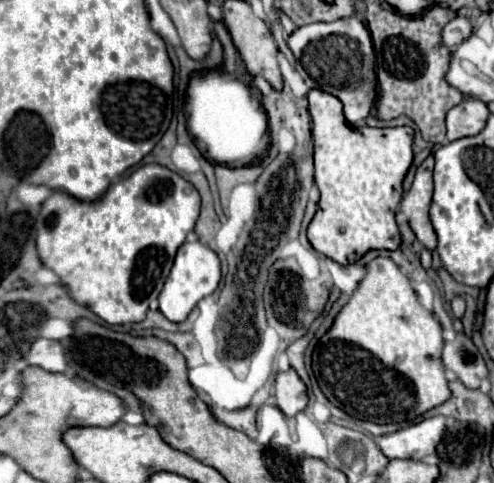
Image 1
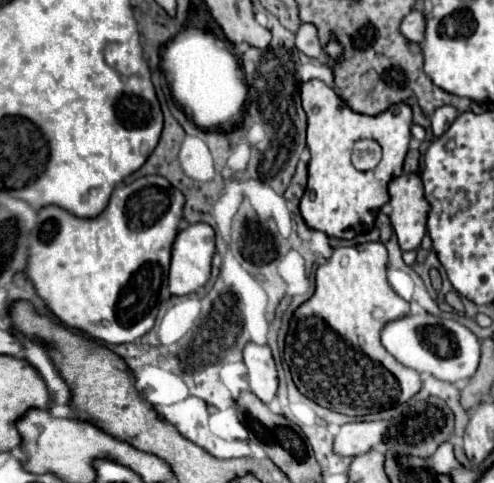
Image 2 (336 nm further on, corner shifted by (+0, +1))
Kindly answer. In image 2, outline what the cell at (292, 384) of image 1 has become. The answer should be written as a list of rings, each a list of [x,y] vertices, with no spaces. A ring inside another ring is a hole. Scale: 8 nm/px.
[[[248,342],[244,346],[244,364],[248,368],[248,386],[262,400],[270,402],[278,390],[276,364],[268,346]]]

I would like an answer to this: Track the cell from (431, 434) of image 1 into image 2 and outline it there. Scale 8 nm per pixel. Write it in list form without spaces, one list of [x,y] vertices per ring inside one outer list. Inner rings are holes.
[[[348,422],[334,436],[332,450],[338,456],[358,456],[382,444],[390,422]]]

